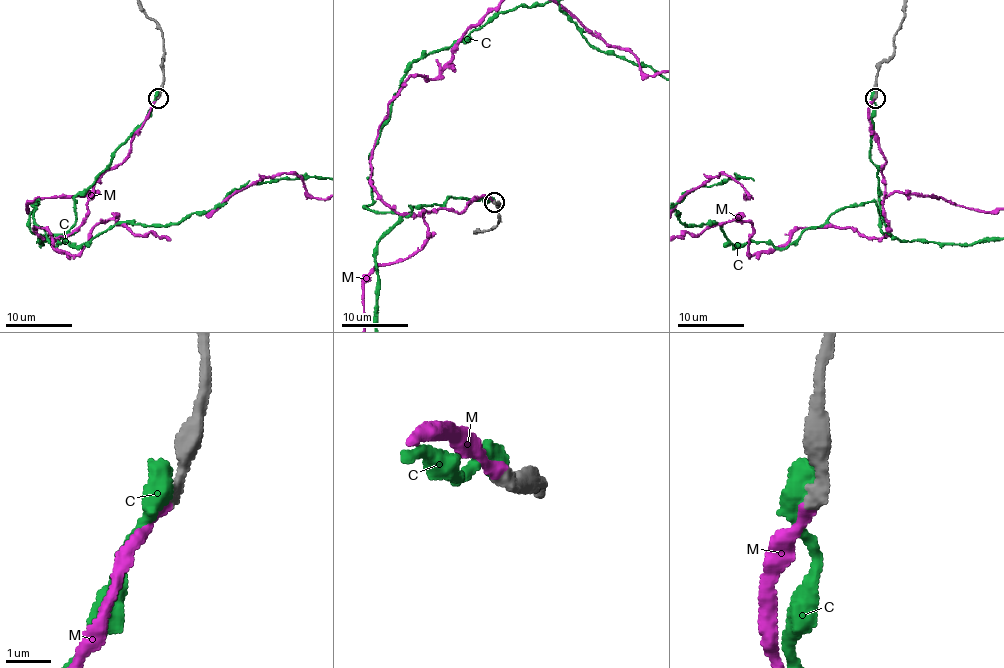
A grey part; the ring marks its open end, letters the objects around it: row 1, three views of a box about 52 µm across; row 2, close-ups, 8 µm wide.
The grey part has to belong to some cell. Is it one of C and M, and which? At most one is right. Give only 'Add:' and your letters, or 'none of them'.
Add: M

